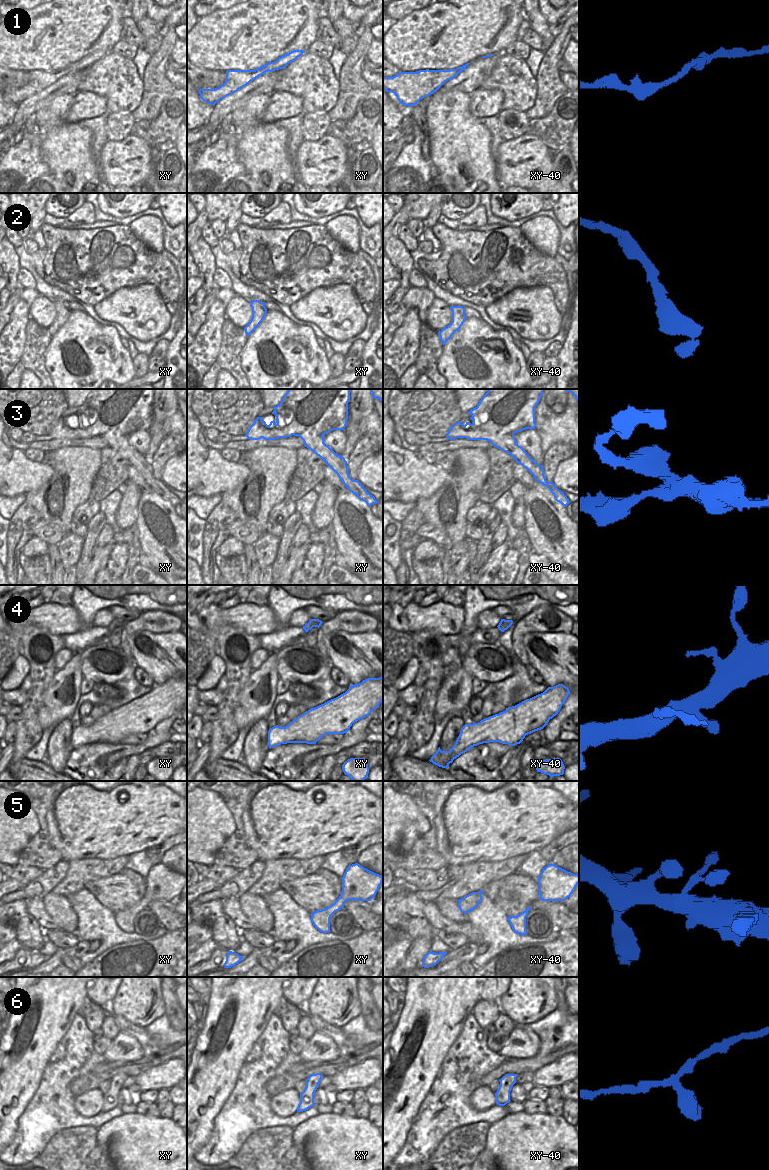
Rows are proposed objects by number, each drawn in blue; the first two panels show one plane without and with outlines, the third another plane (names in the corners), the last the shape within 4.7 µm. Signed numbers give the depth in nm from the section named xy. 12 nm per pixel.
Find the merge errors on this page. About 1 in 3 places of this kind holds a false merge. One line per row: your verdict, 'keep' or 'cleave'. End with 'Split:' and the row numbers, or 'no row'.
1: keep
2: cleave
3: cleave
4: keep
5: keep
6: keep
Split: 2, 3

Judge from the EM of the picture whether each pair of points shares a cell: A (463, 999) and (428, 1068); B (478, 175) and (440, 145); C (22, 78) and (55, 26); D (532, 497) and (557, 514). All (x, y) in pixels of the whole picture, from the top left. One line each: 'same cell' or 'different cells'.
A: same cell
B: same cell
C: different cells
D: same cell

